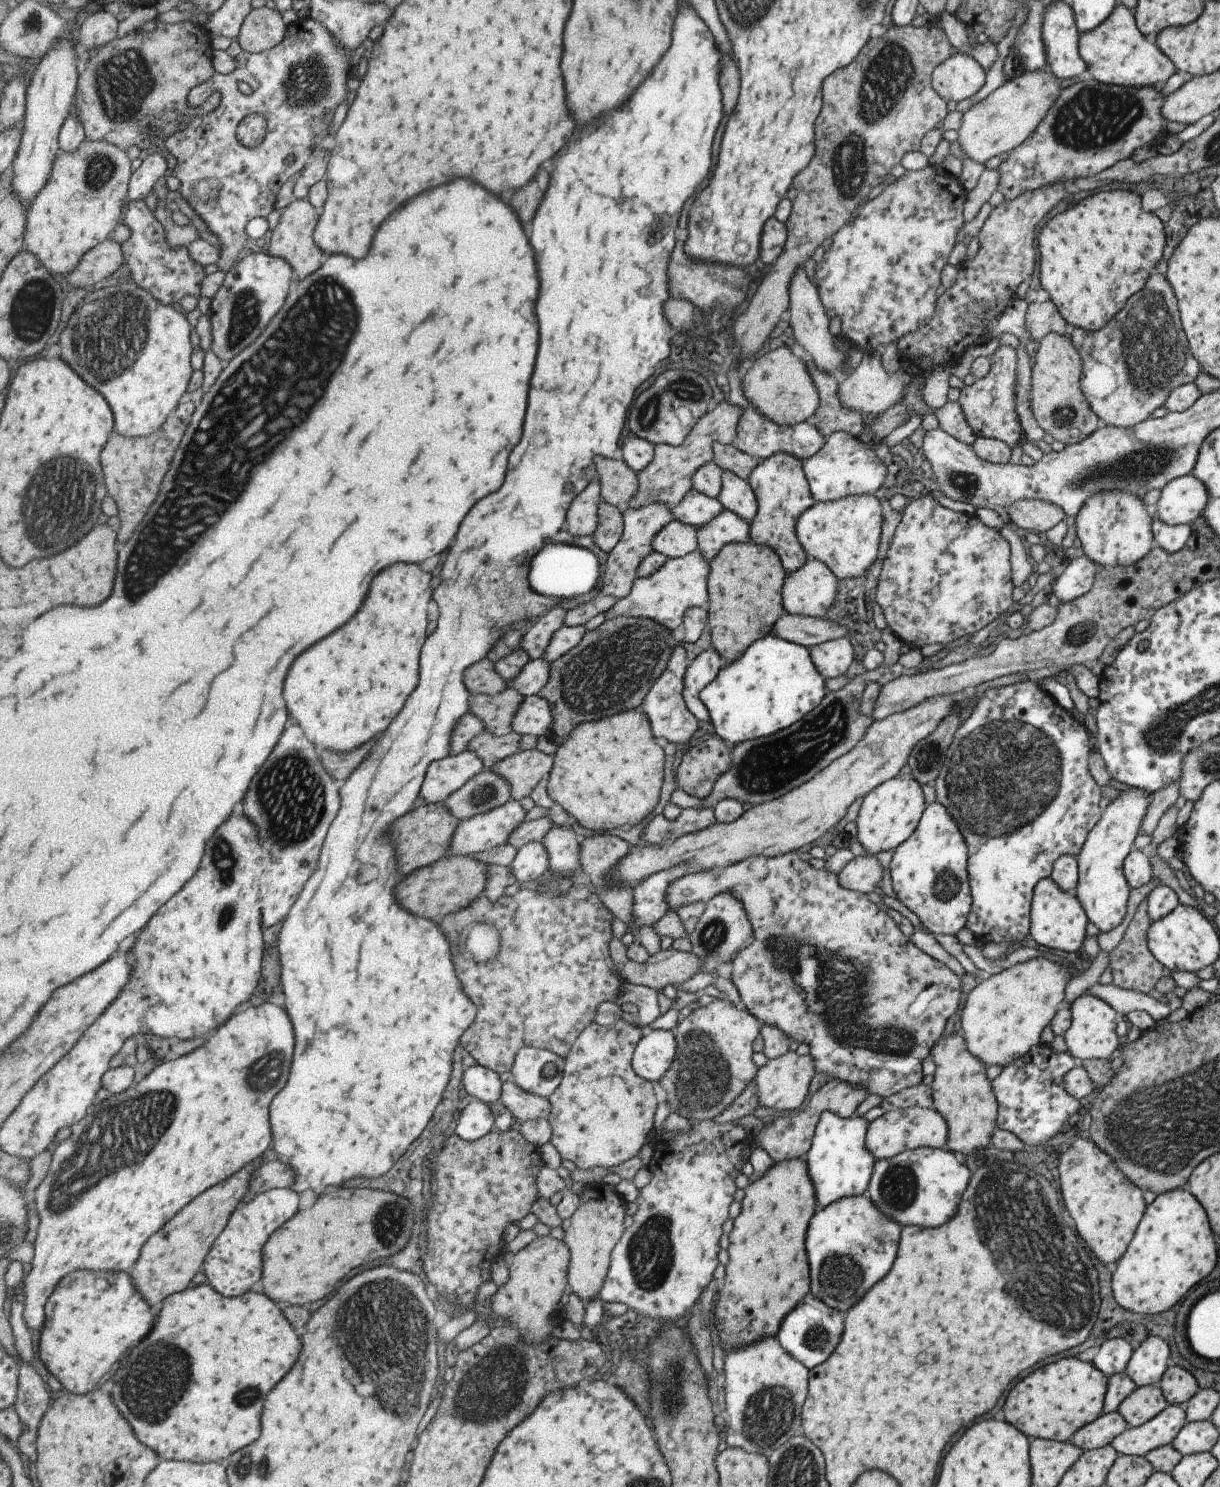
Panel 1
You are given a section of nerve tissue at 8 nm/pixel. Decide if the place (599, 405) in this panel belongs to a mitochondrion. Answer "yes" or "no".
no

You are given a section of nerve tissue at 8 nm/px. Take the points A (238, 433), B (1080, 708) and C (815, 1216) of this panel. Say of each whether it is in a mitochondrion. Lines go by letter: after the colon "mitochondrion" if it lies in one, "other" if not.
A: mitochondrion
B: other
C: other

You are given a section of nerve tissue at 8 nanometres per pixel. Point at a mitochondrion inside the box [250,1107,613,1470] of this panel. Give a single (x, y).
(387, 1372)

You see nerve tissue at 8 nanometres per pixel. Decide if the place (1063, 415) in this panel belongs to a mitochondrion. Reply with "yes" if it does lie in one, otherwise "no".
yes

